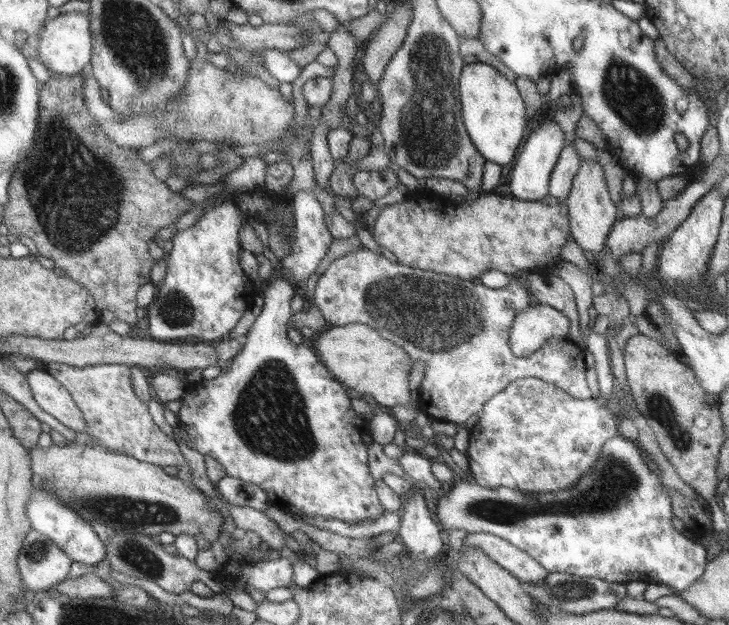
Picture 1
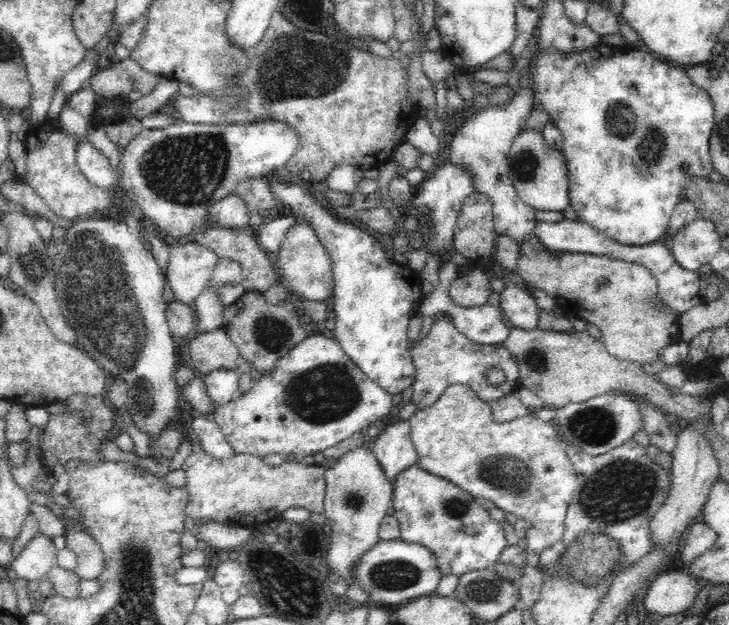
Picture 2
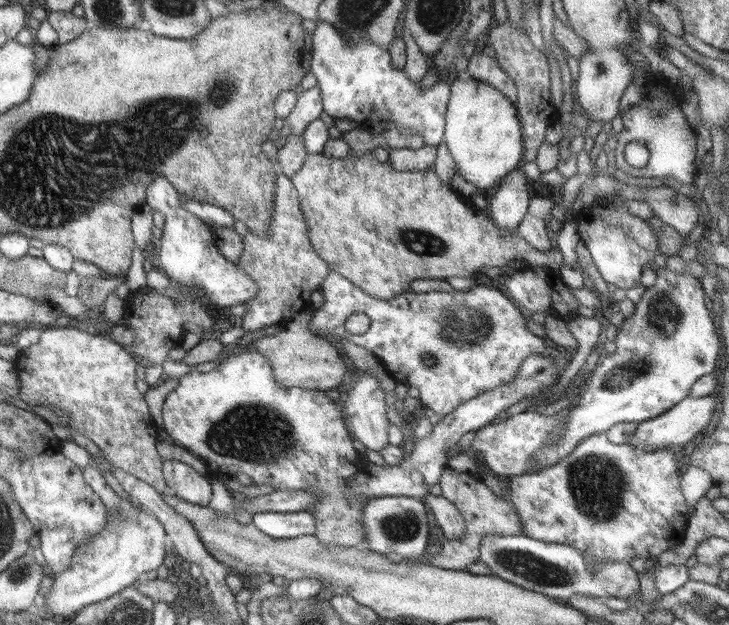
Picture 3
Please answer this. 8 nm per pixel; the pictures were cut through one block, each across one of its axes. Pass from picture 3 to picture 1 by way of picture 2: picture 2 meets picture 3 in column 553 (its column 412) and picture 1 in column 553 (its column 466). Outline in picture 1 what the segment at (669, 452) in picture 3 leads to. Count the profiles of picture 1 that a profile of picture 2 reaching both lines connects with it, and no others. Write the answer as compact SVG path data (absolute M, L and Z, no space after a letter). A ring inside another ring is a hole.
M616 435L614 438L610 439L609 442L606 442L601 456L598 457L597 464L594 465L591 472L582 476L581 480L572 488L547 491L546 493L526 493L502 486L491 489L490 487L480 486L473 480L463 480L453 483L452 487L448 487L447 493L439 498L439 503L437 504L438 517L436 520L440 522L445 533L450 529L458 528L460 530L465 530L467 533L488 533L499 536L516 546L516 548L533 556L549 573L568 573L579 577L586 576L589 578L598 578L606 582L624 584L638 580L640 582L646 582L647 586L650 584L665 584L671 586L674 591L682 592L688 591L705 573L705 568L708 563L708 558L706 557L707 549L701 542L692 542L692 540L688 540L686 536L682 536L680 532L674 530L674 526L672 526L672 513L672 499L669 497L668 491L665 490L660 475L654 474L652 468L646 464L646 458L644 458L644 454L638 450L636 442Z

